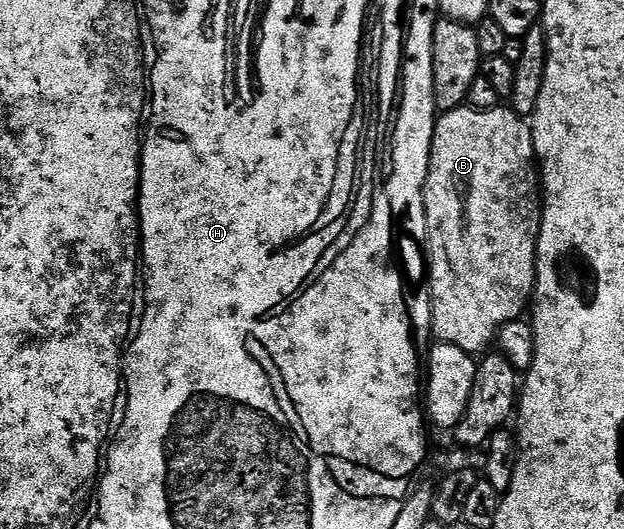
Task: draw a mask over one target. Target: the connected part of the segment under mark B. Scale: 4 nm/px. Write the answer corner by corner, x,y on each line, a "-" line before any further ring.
468,105
456,107
453,111
444,112
438,118
436,125
433,127
433,144
431,145
431,153
429,154
429,172
427,173
427,181
425,182
425,216
427,217
427,229
429,230
429,241
427,244
427,282
429,285
429,297
433,300
433,334
434,340
450,343
459,349
470,353
484,352
489,342
491,344
498,338
498,331
501,327
507,325
513,320
520,320
526,314
527,308
530,306
533,298
533,292
537,286
537,238
541,232
541,208
543,206
543,191
539,186
539,164
537,162
537,154
535,153
535,145
533,144
533,128
522,116
516,111
505,105
492,107
489,111
476,111
475,108

